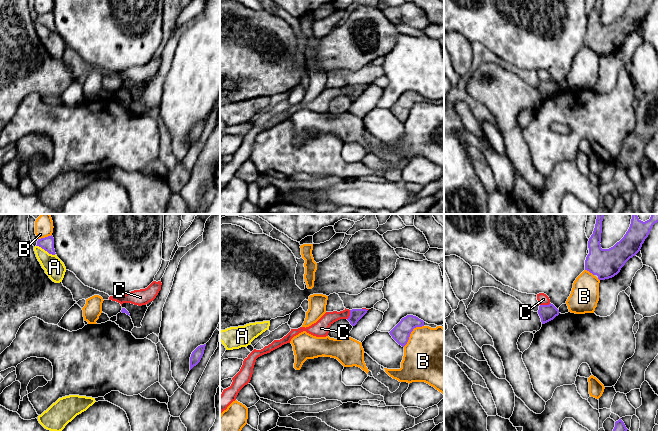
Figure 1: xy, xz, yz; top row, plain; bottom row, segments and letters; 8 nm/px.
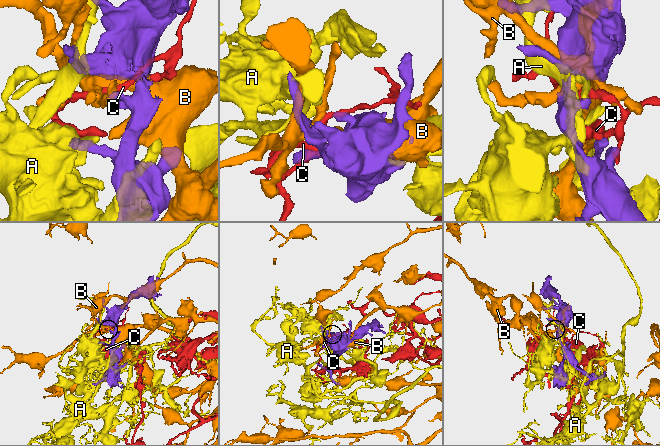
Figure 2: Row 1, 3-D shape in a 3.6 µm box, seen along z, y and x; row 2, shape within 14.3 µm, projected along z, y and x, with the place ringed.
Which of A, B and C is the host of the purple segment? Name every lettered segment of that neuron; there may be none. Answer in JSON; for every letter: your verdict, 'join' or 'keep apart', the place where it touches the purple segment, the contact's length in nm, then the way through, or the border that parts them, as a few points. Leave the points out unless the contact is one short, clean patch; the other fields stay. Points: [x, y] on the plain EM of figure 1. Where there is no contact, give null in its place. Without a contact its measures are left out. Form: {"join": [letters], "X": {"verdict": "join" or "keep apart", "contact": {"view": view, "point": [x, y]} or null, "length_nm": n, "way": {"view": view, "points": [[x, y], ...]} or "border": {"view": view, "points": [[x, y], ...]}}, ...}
{"join": ["C"], "A": {"verdict": "keep apart", "contact": {"view": "xy", "point": [46, 26]}, "length_nm": 180}, "B": {"verdict": "keep apart", "contact": {"view": "xz", "point": [410, 109]}, "length_nm": 240}, "C": {"verdict": "join", "contact": {"view": "yz", "point": [545, 81]}, "length_nm": 90}}

